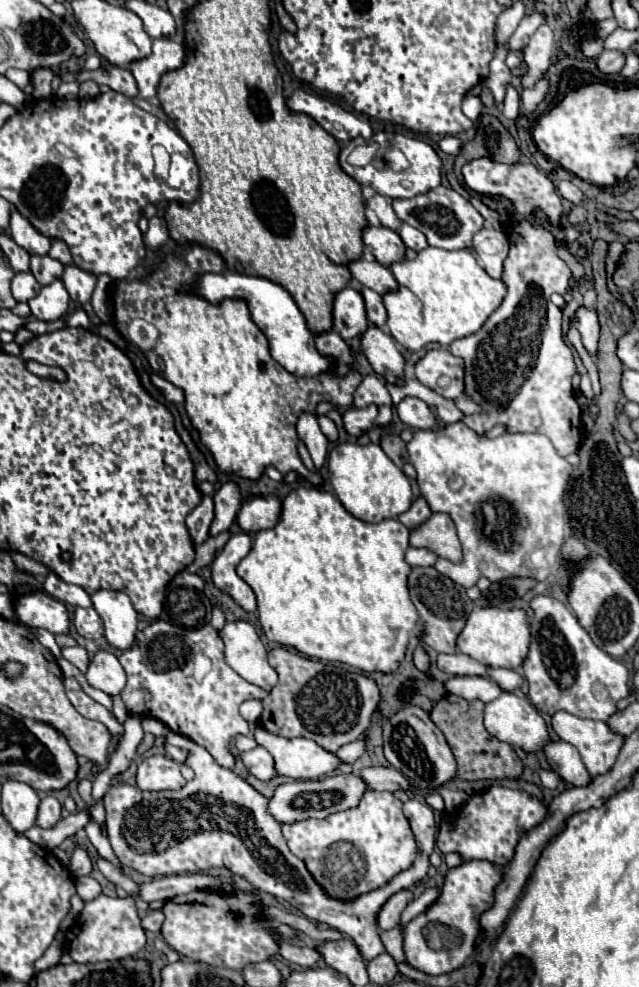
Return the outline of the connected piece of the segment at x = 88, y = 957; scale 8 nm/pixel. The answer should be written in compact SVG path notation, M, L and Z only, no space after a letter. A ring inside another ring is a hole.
M98 895L88 901L66 933L64 951L76 963L98 963L98 961L116 961L136 955L146 945L144 929L140 927L140 917L136 913L136 897L106 897Z

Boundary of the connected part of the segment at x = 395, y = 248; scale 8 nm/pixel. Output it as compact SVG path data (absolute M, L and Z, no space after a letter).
M366 225L362 231L362 241L364 241L366 249L370 249L370 253L386 267L394 261L400 261L406 251L400 235L384 225L380 225L380 227Z

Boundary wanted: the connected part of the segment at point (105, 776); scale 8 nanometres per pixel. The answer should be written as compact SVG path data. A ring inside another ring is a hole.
M128 717L124 723L124 733L120 735L116 749L110 755L108 767L104 771L100 771L94 781L94 789L92 789L94 803L102 801L102 797L106 795L106 789L110 789L110 785L112 785L112 779L130 767L130 763L136 757L136 749L142 743L142 737L144 737L144 729L140 725L140 719Z

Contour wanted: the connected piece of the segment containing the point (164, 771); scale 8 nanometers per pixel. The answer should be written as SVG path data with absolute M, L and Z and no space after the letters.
M166 755L146 757L138 765L136 787L142 791L164 791L164 789L180 789L186 779L180 773L180 765Z

